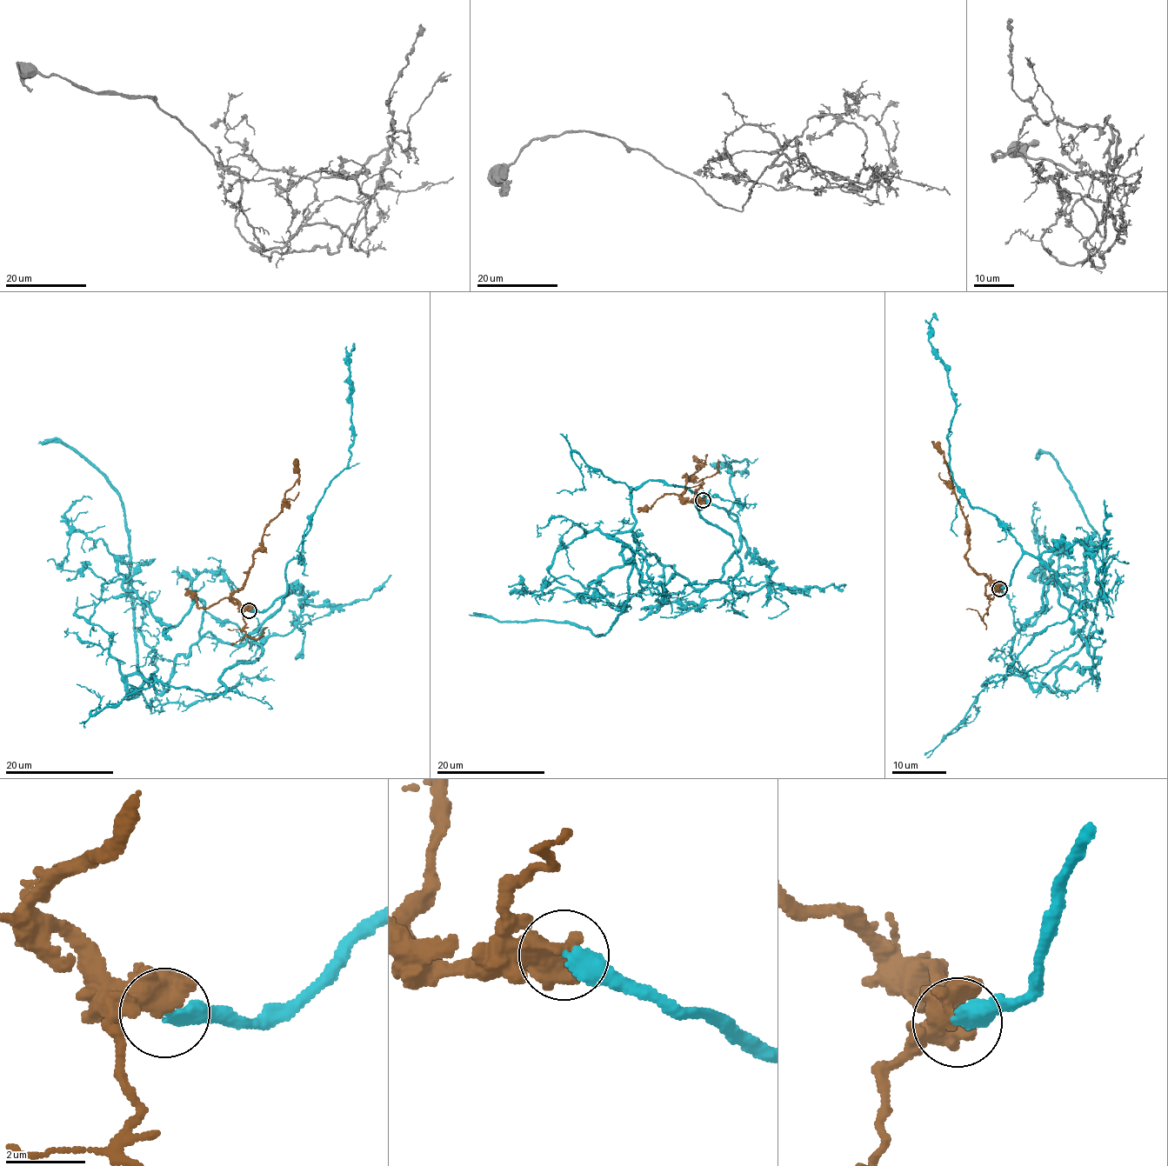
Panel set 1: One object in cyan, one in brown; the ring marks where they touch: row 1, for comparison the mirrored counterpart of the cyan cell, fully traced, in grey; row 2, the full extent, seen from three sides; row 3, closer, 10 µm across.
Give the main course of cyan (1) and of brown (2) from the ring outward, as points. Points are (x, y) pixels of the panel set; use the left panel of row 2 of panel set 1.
1: (249, 610), (288, 589), (243, 644), (205, 633), (159, 694), (136, 666), (119, 496), (73, 450), (37, 443)
2: (249, 610), (232, 595), (241, 588), (260, 546), (263, 529), (280, 511), (284, 493), (299, 477), (295, 458)

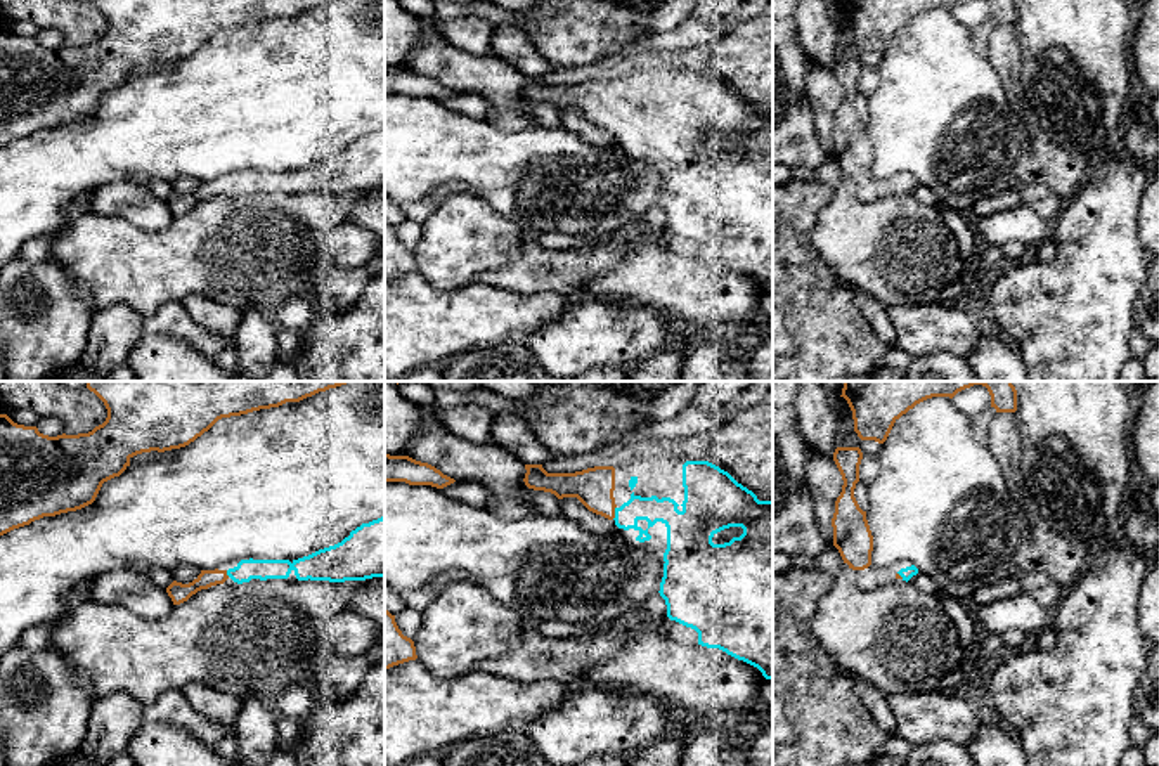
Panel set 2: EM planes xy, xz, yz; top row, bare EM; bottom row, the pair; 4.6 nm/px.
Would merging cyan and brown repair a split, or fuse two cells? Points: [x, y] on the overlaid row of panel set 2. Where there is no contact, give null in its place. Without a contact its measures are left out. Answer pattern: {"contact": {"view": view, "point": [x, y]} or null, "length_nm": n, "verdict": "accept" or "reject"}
{"contact": {"view": "xz", "point": [615, 513]}, "length_nm": 70, "verdict": "accept"}

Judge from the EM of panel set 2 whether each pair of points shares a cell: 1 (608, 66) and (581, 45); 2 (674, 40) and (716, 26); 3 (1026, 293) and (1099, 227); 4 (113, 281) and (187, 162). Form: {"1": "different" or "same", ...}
{"1": "different", "2": "same", "3": "same", "4": "different"}

